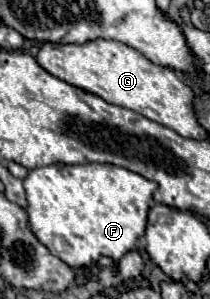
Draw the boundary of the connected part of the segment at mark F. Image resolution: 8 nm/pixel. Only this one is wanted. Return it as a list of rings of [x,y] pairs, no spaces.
[[[51,164],[43,168],[35,168],[23,180],[27,192],[27,214],[29,226],[35,236],[49,248],[53,256],[63,260],[69,266],[89,266],[97,262],[101,256],[109,256],[115,262],[135,248],[137,240],[145,234],[147,214],[151,208],[151,200],[155,194],[157,184],[119,166],[113,164],[81,164],[81,166],[67,166],[67,164]]]

